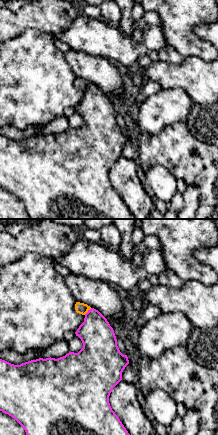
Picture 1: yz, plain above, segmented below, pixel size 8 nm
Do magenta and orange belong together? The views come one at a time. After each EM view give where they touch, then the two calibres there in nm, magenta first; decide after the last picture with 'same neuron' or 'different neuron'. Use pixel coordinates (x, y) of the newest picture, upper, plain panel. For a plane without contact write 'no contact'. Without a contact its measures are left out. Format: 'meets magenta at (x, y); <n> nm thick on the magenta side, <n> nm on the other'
meets magenta at (88, 87); 260 nm thick on the magenta side, 90 nm on the other

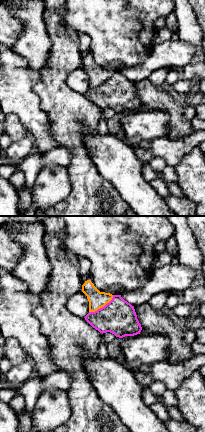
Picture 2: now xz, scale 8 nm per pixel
meets magenta at (102, 83); 280 nm thick on the magenta side, 140 nm on the other

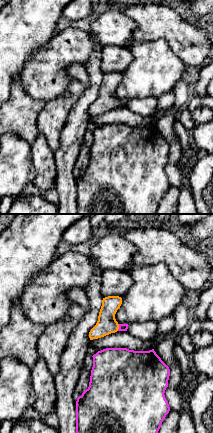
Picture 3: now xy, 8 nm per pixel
meets magenta at (119, 103); 60 nm thick on the magenta side, 160 nm on the other

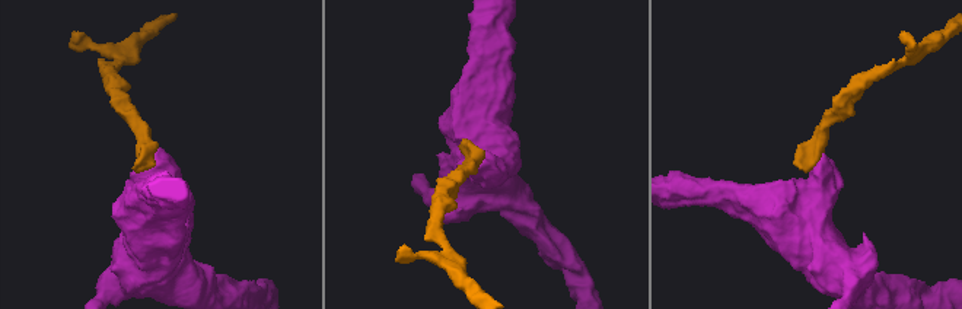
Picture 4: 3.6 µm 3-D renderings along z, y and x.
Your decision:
different neuron

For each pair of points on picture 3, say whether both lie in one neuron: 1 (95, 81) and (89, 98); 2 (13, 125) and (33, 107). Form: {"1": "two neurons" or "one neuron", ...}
{"1": "one neuron", "2": "one neuron"}

